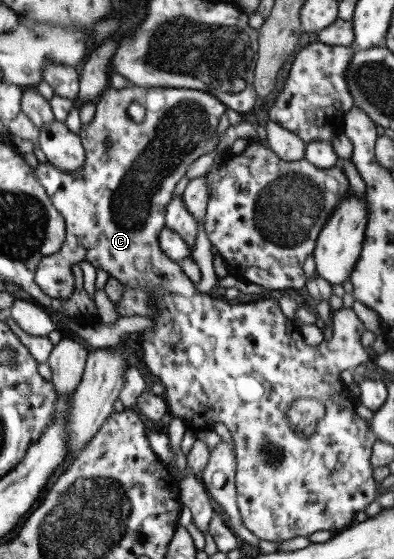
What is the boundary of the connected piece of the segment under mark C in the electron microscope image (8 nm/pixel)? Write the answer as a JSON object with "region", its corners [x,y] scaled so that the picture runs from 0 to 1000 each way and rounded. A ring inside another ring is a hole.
{"region":[[[322,152],[307,159],[266,157],[241,177],[241,199],[236,213],[228,220],[206,222],[198,243],[203,256],[213,267],[211,295],[206,295],[195,309],[178,306],[155,306],[142,299],[119,292],[94,293],[86,302],[89,317],[112,343],[119,347],[124,360],[135,370],[155,383],[162,392],[165,417],[162,435],[137,453],[122,458],[109,458],[99,465],[99,472],[89,481],[84,504],[114,524],[135,535],[170,535],[183,524],[180,474],[201,470],[201,467],[223,467],[236,479],[251,479],[266,485],[274,497],[310,506],[315,515],[363,515],[378,517],[383,528],[378,537],[393,544],[393,551],[404,555],[398,567],[386,571],[388,580],[383,589],[353,594],[345,603],[358,617],[358,635],[368,657],[378,660],[378,667],[388,674],[398,674],[411,683],[414,699],[411,710],[426,726],[434,742],[462,750],[472,764],[497,771],[505,778],[533,767],[546,755],[566,757],[579,767],[591,796],[591,807],[599,825],[599,841],[594,846],[594,877],[599,878],[599,905],[604,907],[614,937],[645,955],[655,964],[673,968],[711,970],[741,961],[782,961],[797,950],[825,950],[825,946],[855,952],[876,943],[883,943],[886,930],[896,928],[904,918],[924,914],[926,907],[952,893],[954,860],[944,852],[947,835],[937,828],[937,816],[947,791],[954,787],[947,773],[934,762],[937,753],[914,750],[898,735],[898,710],[891,705],[883,689],[863,680],[863,667],[871,662],[906,657],[914,649],[931,646],[944,633],[916,619],[916,596],[924,587],[911,571],[891,551],[863,551],[855,556],[840,555],[840,606],[817,610],[810,617],[774,617],[759,581],[744,572],[721,567],[703,547],[703,538],[693,535],[652,537],[647,540],[635,535],[612,533],[596,540],[571,538],[546,526],[505,524],[492,508],[480,503],[470,488],[457,481],[454,469],[434,467],[404,445],[398,422],[416,408],[416,374],[437,352],[437,342],[452,320],[459,320],[470,309],[470,301],[480,299],[487,288],[495,288],[505,277],[530,274],[543,267],[551,256],[546,245],[546,231],[551,216],[566,199],[566,188],[548,174],[530,166],[513,165],[497,159],[444,159],[431,156],[348,156],[345,152]],[[330,184],[353,184],[368,195],[368,209],[360,218],[343,220],[332,209],[322,206],[322,190]]]}

